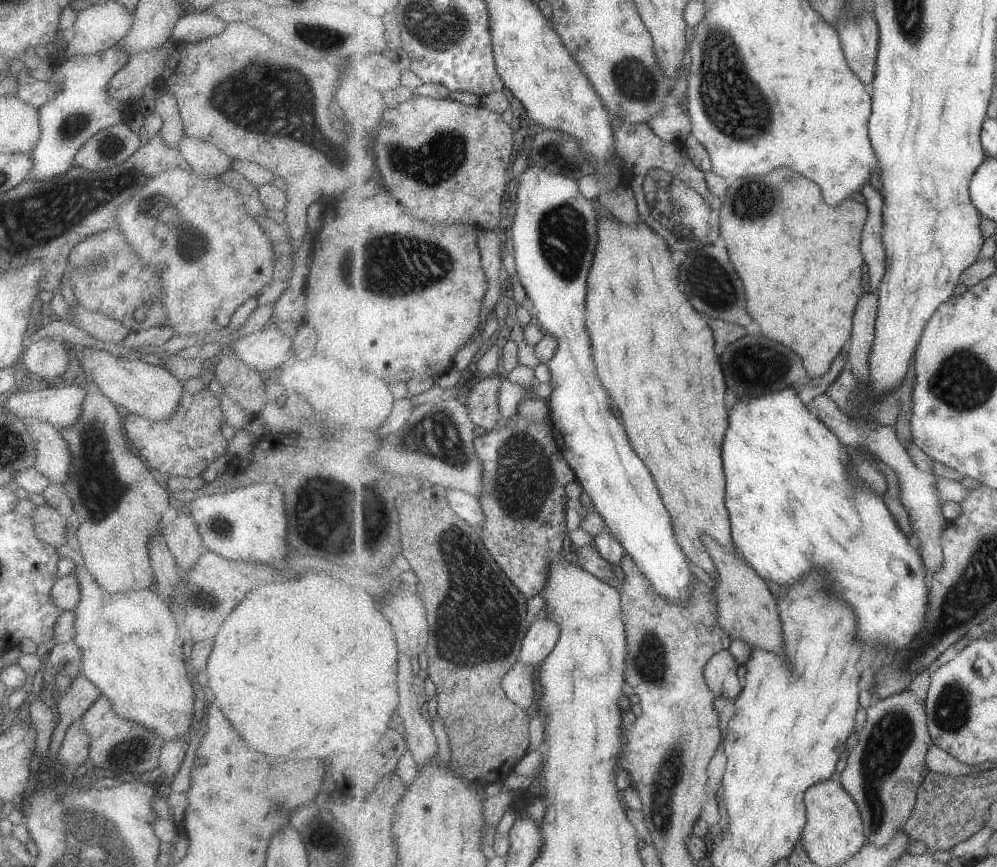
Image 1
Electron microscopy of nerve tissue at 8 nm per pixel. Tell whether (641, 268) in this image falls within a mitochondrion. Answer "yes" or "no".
no

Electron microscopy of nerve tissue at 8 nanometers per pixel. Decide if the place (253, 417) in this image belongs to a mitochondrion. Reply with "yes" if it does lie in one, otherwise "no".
no

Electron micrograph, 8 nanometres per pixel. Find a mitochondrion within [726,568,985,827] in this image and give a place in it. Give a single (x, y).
(952, 709)

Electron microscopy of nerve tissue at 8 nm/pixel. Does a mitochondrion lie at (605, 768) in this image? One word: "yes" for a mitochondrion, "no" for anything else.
no

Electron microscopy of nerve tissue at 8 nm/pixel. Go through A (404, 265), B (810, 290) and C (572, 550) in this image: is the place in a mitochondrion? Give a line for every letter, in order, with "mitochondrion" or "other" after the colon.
A: mitochondrion
B: other
C: other

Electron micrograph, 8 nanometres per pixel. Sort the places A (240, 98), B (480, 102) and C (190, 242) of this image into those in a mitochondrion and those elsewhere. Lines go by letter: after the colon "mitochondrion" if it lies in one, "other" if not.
A: mitochondrion
B: other
C: mitochondrion

